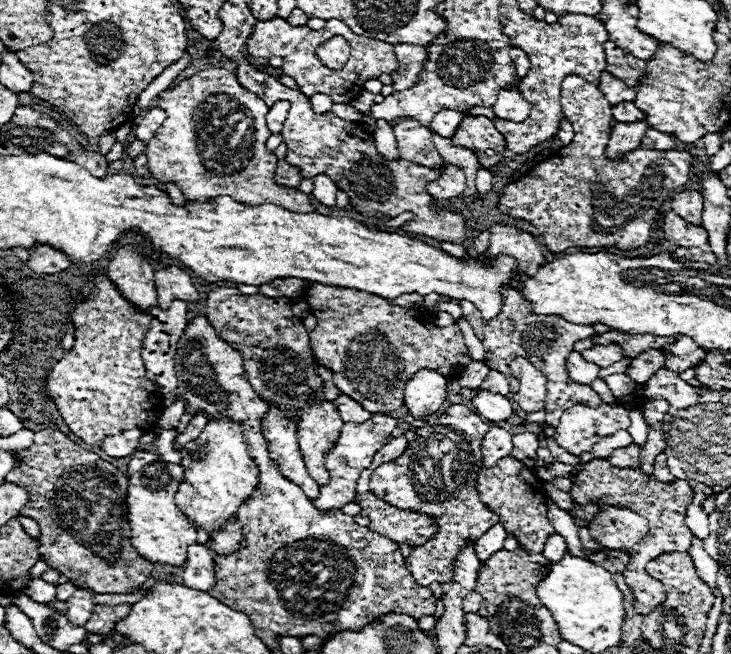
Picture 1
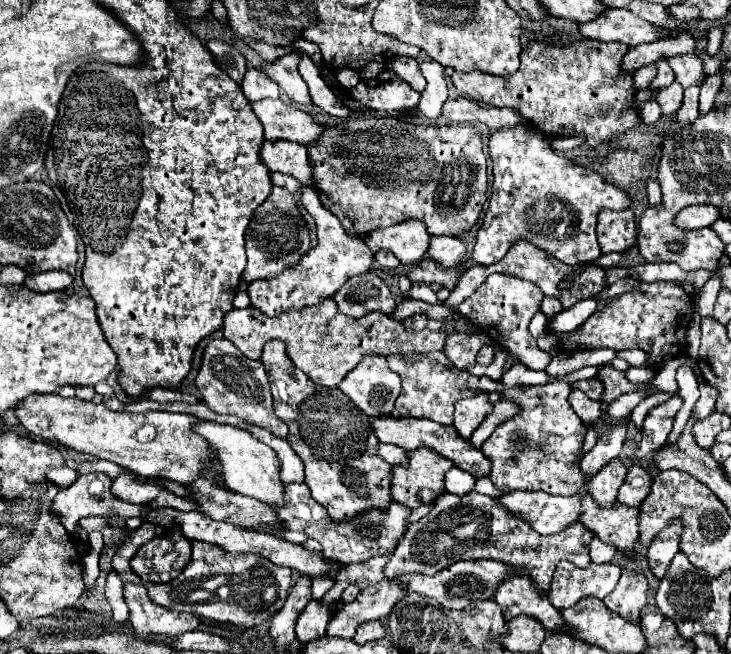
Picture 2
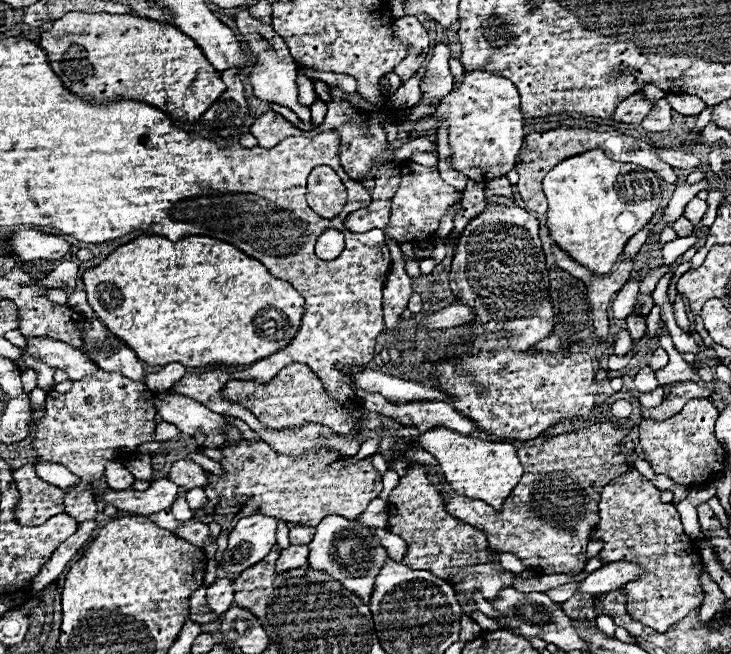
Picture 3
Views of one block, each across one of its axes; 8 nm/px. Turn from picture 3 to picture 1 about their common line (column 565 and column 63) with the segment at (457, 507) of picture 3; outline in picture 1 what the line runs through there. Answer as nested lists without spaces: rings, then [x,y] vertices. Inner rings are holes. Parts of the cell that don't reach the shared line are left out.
[[[52,428],[36,432],[34,444],[28,450],[18,452],[16,462],[20,464],[6,476],[6,482],[22,486],[30,494],[30,500],[20,514],[36,520],[40,526],[40,560],[65,575],[78,588],[90,588],[98,594],[132,594],[150,578],[154,568],[152,562],[140,558],[130,544],[130,528],[124,516],[128,480],[122,470],[80,448],[66,434]]]

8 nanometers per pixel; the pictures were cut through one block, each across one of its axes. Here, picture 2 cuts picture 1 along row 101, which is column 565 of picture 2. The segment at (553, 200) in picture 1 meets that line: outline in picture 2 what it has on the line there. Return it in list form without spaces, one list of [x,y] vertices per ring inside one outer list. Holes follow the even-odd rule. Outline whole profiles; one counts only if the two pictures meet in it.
[[[561,561],[553,575],[548,599],[556,608],[568,608],[584,596],[606,596],[606,570],[604,564],[590,562],[588,568],[576,568],[568,561]]]

